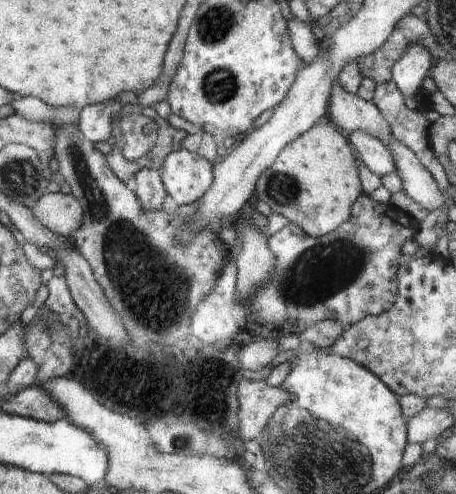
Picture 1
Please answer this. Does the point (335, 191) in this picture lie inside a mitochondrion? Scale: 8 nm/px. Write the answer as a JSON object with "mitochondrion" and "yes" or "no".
{"mitochondrion":"no"}

